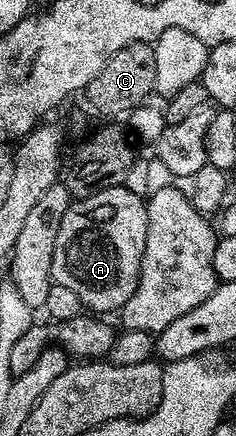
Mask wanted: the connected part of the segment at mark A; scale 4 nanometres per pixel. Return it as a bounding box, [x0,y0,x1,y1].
[52,187,148,313]

